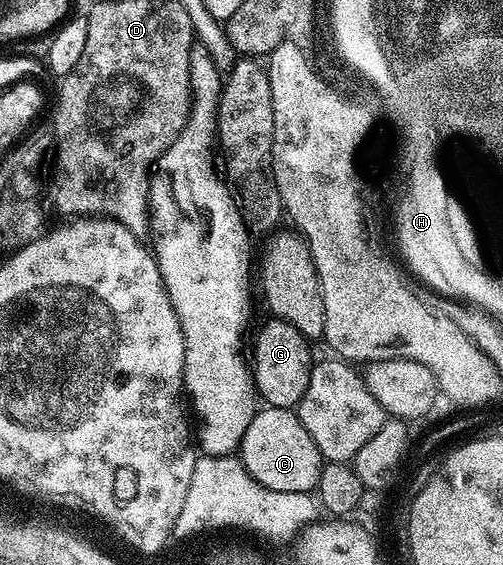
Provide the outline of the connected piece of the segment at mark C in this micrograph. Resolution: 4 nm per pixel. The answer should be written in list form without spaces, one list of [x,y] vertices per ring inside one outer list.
[[[264,405],[256,409],[249,428],[245,428],[245,436],[239,442],[238,457],[242,458],[243,466],[265,488],[273,488],[273,492],[305,492],[312,493],[319,485],[319,477],[325,465],[323,453],[313,444],[313,436],[305,432],[305,424],[301,424],[298,413],[294,409],[286,410],[276,406]]]

